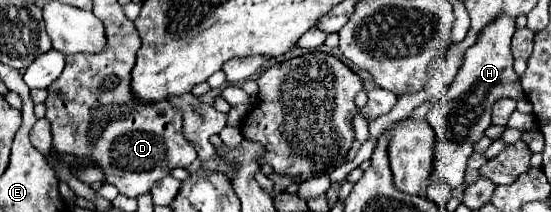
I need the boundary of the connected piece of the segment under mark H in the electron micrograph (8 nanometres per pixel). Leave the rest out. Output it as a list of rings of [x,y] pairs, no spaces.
[[[501,17],[489,23],[479,41],[465,53],[465,61],[447,95],[429,109],[427,121],[433,125],[437,143],[429,183],[443,181],[451,191],[461,187],[465,183],[467,161],[473,155],[473,147],[481,137],[485,137],[485,131],[491,125],[493,103],[497,103],[501,97],[523,97],[519,77],[513,71],[513,55],[509,47],[513,33],[515,21],[511,17]]]

